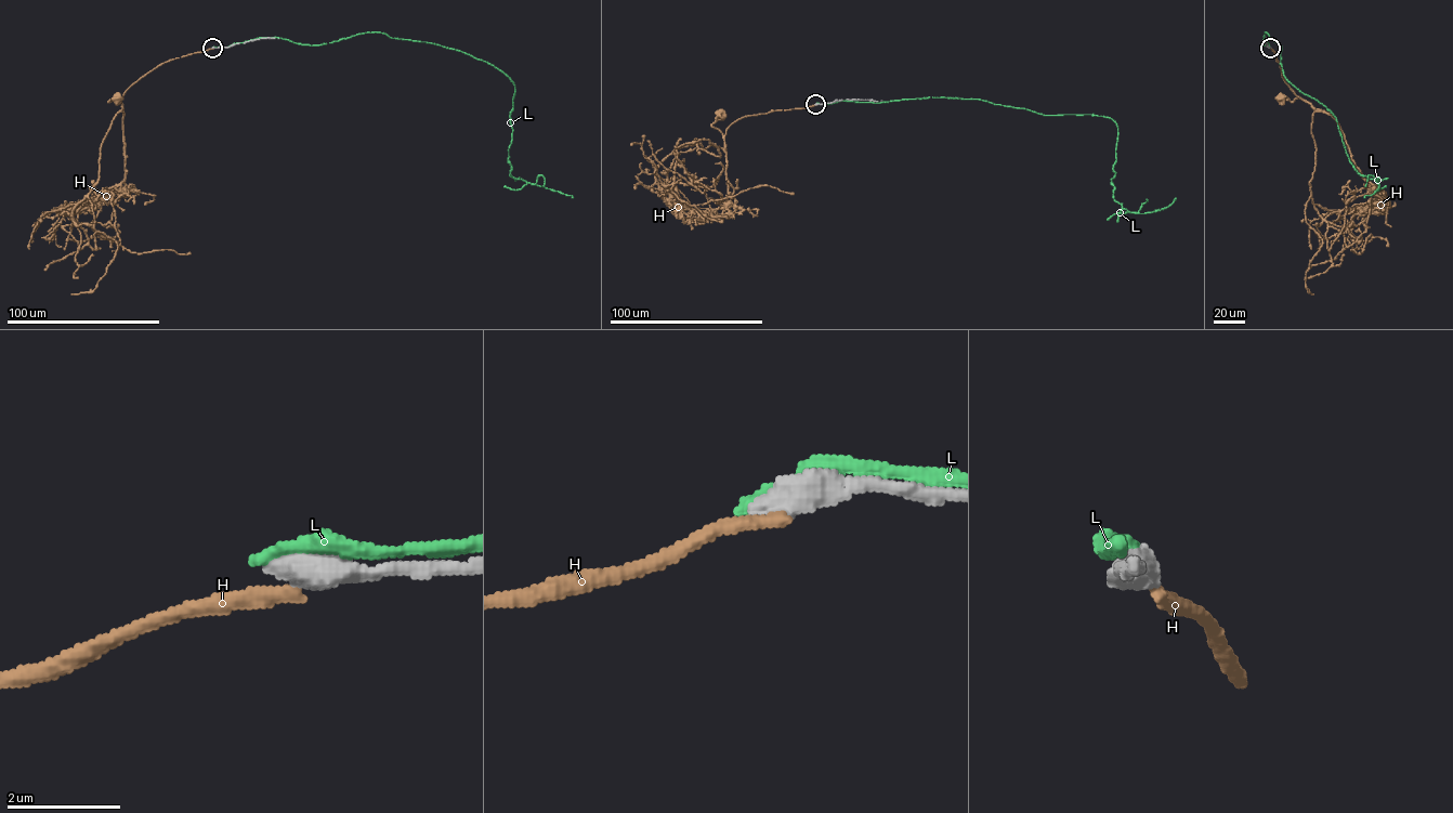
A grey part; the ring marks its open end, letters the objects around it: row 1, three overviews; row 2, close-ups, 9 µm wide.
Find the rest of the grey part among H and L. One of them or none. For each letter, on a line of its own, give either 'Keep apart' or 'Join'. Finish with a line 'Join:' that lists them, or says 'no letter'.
H: Keep apart
L: Keep apart
Join: no letter

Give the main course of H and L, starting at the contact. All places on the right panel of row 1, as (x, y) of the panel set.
H: (1270, 48), (1285, 82), (1303, 99), (1296, 97), (1292, 102), (1285, 96), (1280, 97)
L: (1270, 48), (1265, 31), (1281, 46), (1284, 77), (1333, 114), (1353, 168), (1378, 182), (1364, 198)

